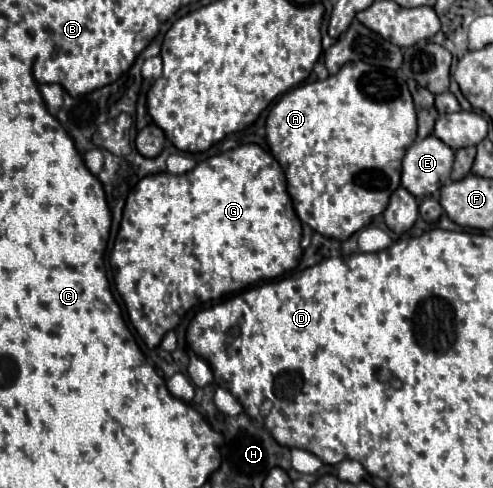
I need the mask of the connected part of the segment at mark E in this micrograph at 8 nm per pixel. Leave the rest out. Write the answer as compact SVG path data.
M435 135L413 143L403 157L401 185L415 197L435 195L449 183L453 155L455 151Z

